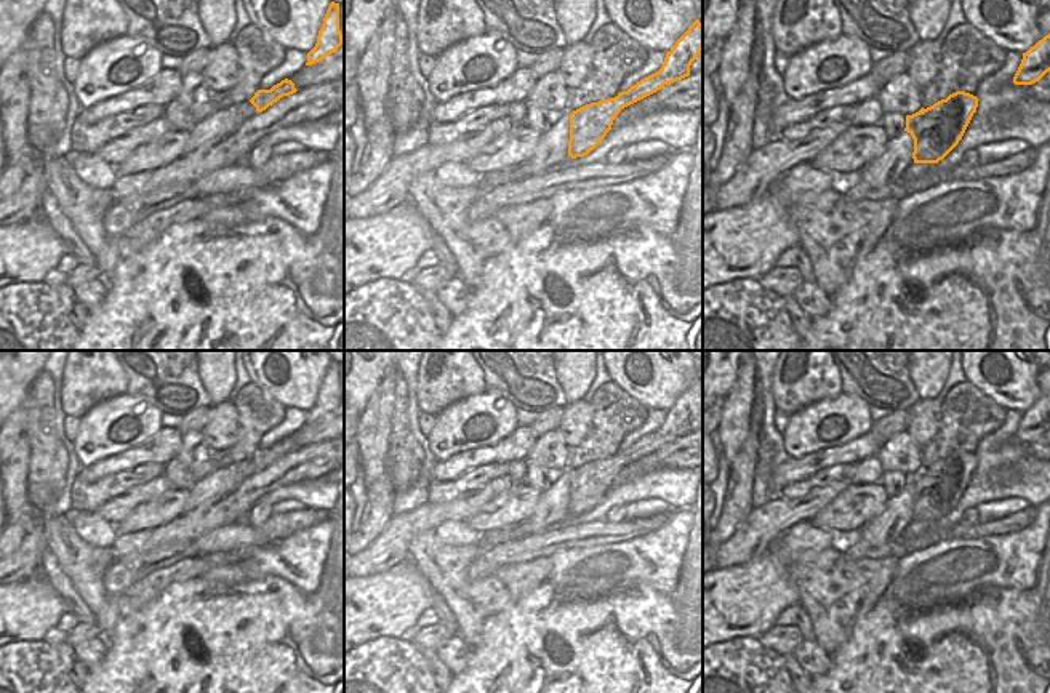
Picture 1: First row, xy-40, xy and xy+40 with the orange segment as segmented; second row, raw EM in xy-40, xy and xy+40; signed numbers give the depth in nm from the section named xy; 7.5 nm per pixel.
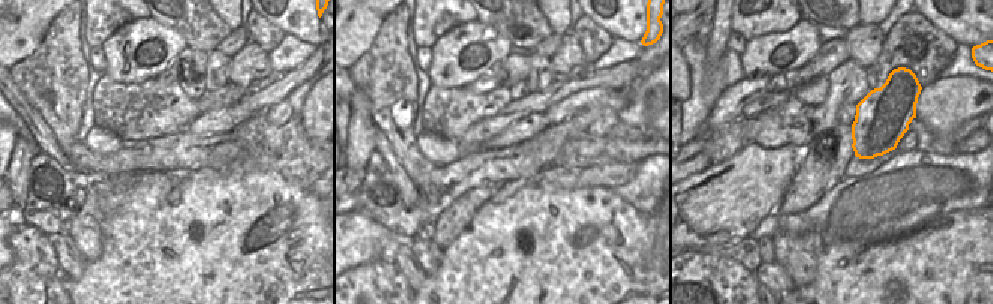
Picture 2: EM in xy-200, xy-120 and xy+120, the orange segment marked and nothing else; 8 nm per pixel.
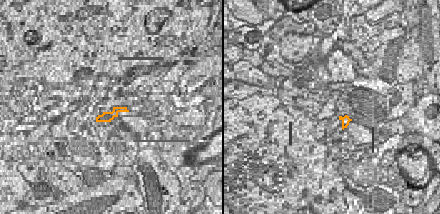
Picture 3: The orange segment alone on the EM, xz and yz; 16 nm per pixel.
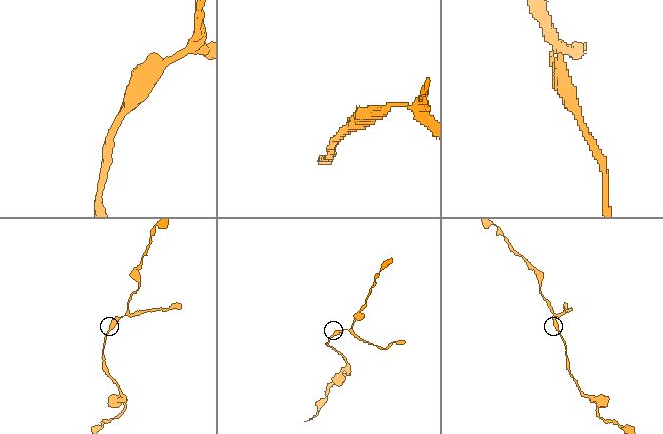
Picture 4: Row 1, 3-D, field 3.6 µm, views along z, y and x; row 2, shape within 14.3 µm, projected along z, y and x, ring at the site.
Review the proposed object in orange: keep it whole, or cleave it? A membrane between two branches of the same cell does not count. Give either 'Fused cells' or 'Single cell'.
Single cell.

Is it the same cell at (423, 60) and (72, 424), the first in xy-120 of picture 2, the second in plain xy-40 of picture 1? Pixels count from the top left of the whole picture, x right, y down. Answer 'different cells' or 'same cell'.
same cell

